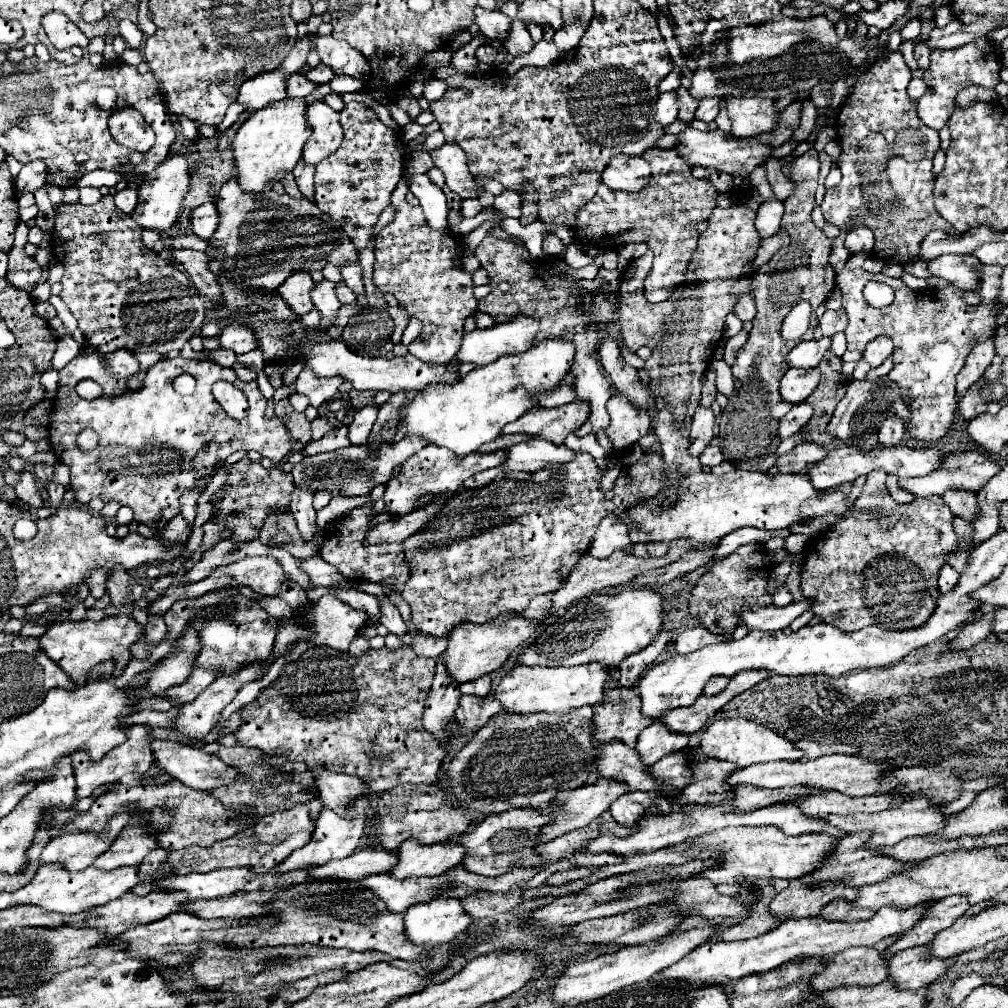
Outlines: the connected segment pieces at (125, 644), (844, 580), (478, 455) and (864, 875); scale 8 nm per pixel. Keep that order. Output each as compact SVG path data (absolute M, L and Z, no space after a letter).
M128 614L118 616L106 616L100 622L92 620L80 620L80 622L54 622L48 626L46 634L40 636L40 648L56 662L60 668L76 680L78 686L86 684L86 676L90 676L90 668L114 660L114 676L120 676L126 664L132 658L130 646L138 642L144 634L144 628Z
M875 470L867 475L866 483L863 488L863 492L856 500L856 507L858 508L871 508L878 512L880 518L876 520L868 520L868 522L860 522L856 518L842 518L838 520L834 526L832 526L832 536L824 536L824 538L818 538L818 540L812 540L808 546L806 546L806 552L804 552L804 564L802 564L802 594L812 598L814 604L812 604L812 610L816 616L824 618L826 624L832 624L836 628L840 628L842 632L856 632L860 630L862 626L870 626L870 624L876 624L880 628L888 628L888 630L904 630L904 628L914 628L914 626L920 626L924 624L930 614L934 612L936 608L936 600L940 596L938 592L938 572L940 572L940 566L946 564L946 554L952 552L956 548L956 534L954 534L954 528L952 528L952 512L950 508L946 506L946 502L942 500L942 496L926 496L926 498L914 498L912 504L904 506L904 504L898 504L896 500L892 500L890 496L890 504L887 504L886 499L882 497L883 492L889 492L886 488L887 474L884 470Z
M428 444L426 448L422 448L420 452L416 452L414 456L410 456L400 474L396 478L392 478L388 482L384 500L386 500L386 510L392 512L394 516L406 516L408 512L412 512L416 506L420 506L422 498L418 496L420 492L428 492L438 496L440 492L446 492L448 496L452 496L466 478L474 476L476 472L488 470L488 468L496 468L502 464L502 460L506 460L506 450L496 450L496 452L474 452L470 456L454 456L454 452L446 450L446 448L438 448L434 444Z
M860 832L860 834L850 834L842 840L838 840L836 850L832 856L826 860L824 868L802 876L800 882L804 884L816 884L816 882L826 882L826 880L844 880L848 886L862 886L862 884L874 884L878 880L886 880L886 876L894 876L894 872L900 872L902 868L910 868L910 864L900 864L900 860L890 860L890 856L882 856L880 850L866 850L864 844L870 840L872 832Z

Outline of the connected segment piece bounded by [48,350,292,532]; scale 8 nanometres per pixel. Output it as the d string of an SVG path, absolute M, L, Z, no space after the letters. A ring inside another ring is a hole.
M130 350L112 352L112 354L108 354L108 358L112 358L114 374L110 378L112 382L108 382L108 380L104 380L104 376L100 376L100 384L104 384L104 396L102 398L92 400L92 402L78 400L74 404L72 402L72 388L60 388L56 404L50 412L50 426L48 426L50 438L48 440L50 440L54 454L60 458L60 462L68 464L70 470L72 470L72 484L70 486L76 492L78 502L88 504L94 496L98 496L104 502L118 502L122 506L130 506L134 510L136 522L146 524L152 530L160 532L178 514L178 498L186 490L196 488L202 478L212 474L212 468L204 468L202 464L188 464L212 440L214 440L214 466L218 466L218 462L224 462L228 458L228 454L232 454L236 450L256 450L262 456L270 458L274 464L278 464L282 458L286 458L292 452L292 436L290 436L290 432L286 432L286 426L278 418L270 418L270 420L264 418L266 398L262 396L256 380L254 382L239 380L239 387L244 390L244 394L250 402L250 414L244 420L234 420L222 410L222 406L212 396L212 384L216 380L222 378L222 380L228 380L228 382L238 382L238 376L232 368L224 368L224 366L212 362L212 360L196 360L196 358L188 360L188 358L182 358L182 356L172 358L172 360L164 358L164 360L156 362L154 366L148 368L144 388L138 390L138 392L130 392L126 388L126 380L132 374L138 372L138 360L134 358L134 354ZM182 372L188 372L196 378L198 386L196 386L194 396L176 396L174 394L172 380L174 380L174 376L180 376ZM82 428L94 428L96 434L100 436L100 446L96 450L88 452L88 454L84 454L76 448L76 436L80 434ZM184 430L190 432L190 440L182 438Z

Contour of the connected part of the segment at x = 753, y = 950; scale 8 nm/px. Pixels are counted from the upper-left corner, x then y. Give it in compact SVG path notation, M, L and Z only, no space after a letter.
M922 902L914 908L894 908L886 906L880 908L870 920L862 922L836 922L836 920L822 920L822 916L802 918L802 920L788 920L776 930L742 942L706 942L698 948L694 948L688 956L684 956L680 962L666 968L662 974L674 980L688 980L688 982L708 982L712 978L744 978L750 974L760 974L766 970L772 970L780 966L782 962L804 958L804 956L832 956L836 952L842 952L852 946L870 946L880 942L882 938L896 936L906 932L906 928L912 928L918 918L922 918L922 912L930 908L932 902Z

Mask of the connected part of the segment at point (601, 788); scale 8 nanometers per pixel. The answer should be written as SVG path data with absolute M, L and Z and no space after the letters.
M598 776L598 780L592 782L592 784L580 786L580 788L576 788L576 790L564 790L564 792L560 792L560 794L556 796L556 800L552 802L552 806L550 806L550 808L552 808L552 814L554 814L554 822L542 828L538 840L540 840L540 842L548 842L548 840L552 840L552 838L558 838L558 836L562 836L562 834L566 834L566 832L572 832L572 830L576 830L576 828L588 826L594 818L598 818L602 812L606 812L608 806L610 806L618 796L622 796L622 794L626 794L626 792L630 792L628 784L622 784L622 782L618 782L618 780L606 780L606 778L602 778L602 776Z

